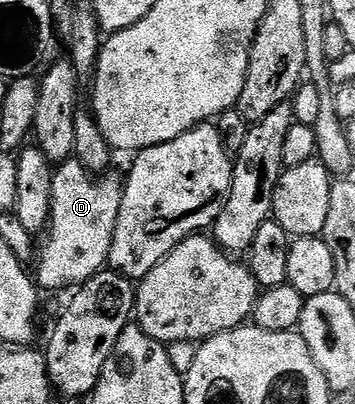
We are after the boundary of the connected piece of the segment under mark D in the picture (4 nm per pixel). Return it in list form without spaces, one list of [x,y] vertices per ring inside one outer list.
[[[75,158],[65,160],[52,173],[52,205],[48,226],[43,233],[44,249],[39,249],[40,265],[34,268],[34,279],[41,289],[75,289],[94,274],[105,271],[114,226],[122,206],[124,180],[108,174],[93,174]]]

